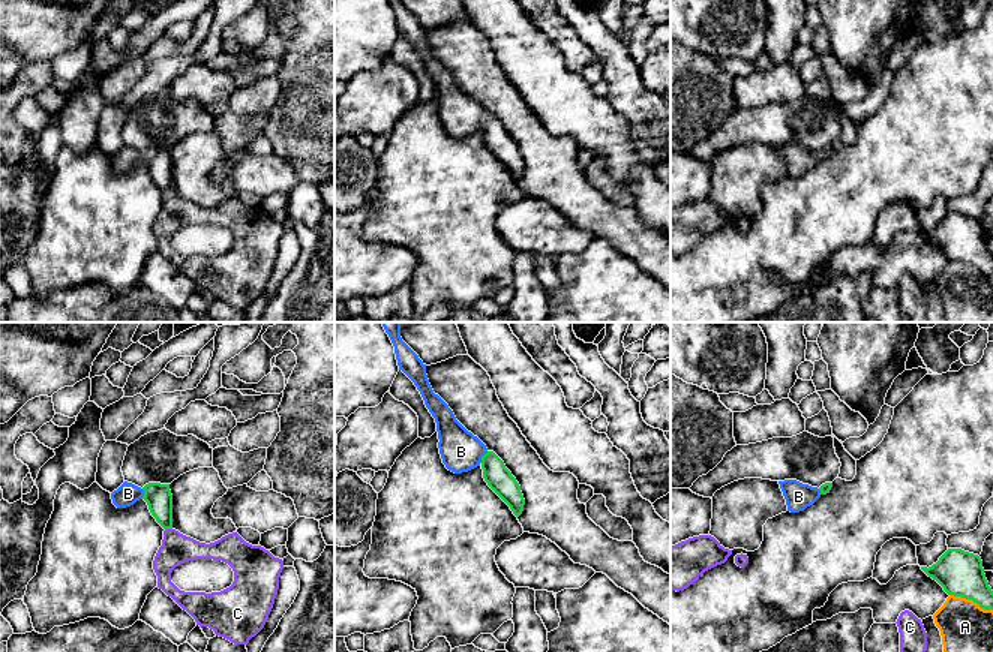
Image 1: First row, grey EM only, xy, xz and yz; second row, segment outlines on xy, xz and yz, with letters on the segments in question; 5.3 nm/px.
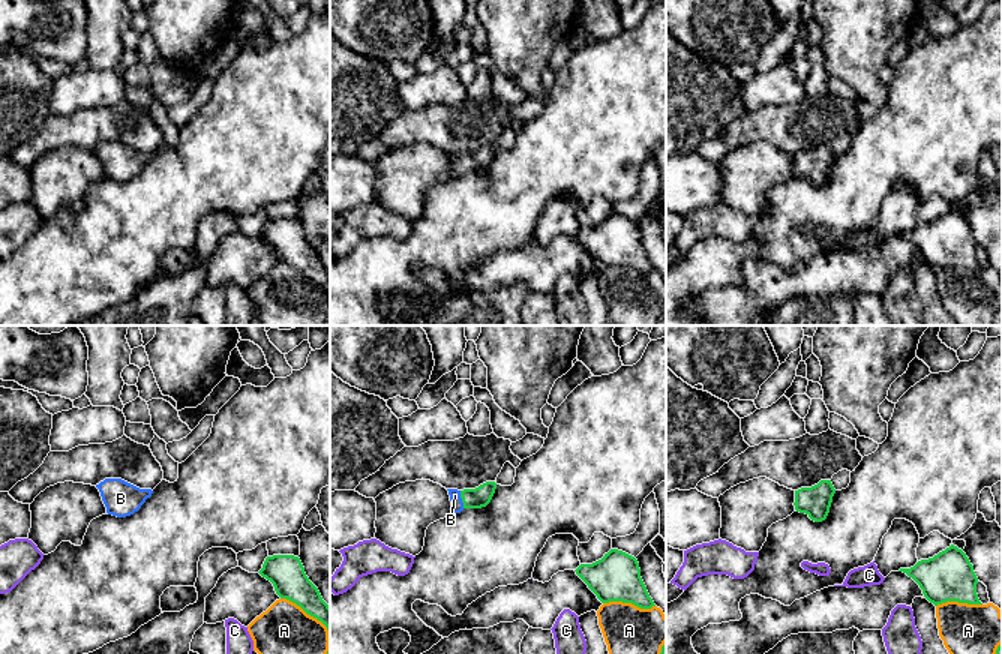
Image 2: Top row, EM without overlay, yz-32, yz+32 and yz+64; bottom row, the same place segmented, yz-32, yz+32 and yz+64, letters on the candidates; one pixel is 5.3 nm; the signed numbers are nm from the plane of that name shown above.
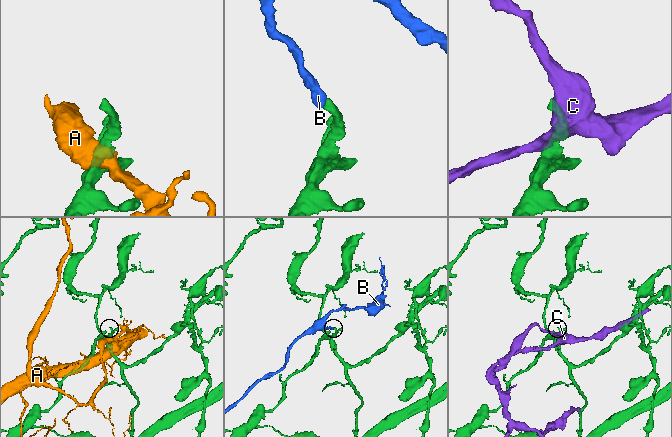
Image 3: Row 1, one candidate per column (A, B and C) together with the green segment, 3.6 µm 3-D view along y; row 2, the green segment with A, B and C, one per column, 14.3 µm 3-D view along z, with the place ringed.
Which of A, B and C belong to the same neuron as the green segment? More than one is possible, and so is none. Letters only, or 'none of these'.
B

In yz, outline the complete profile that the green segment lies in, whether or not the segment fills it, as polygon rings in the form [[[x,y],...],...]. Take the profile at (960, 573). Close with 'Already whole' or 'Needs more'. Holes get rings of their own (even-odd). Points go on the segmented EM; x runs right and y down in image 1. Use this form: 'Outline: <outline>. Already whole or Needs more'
Outline: [[[948,549],[932,567],[921,570],[936,580],[948,595],[972,600],[984,610],[993,610],[993,591],[978,555]]]. Already whole

